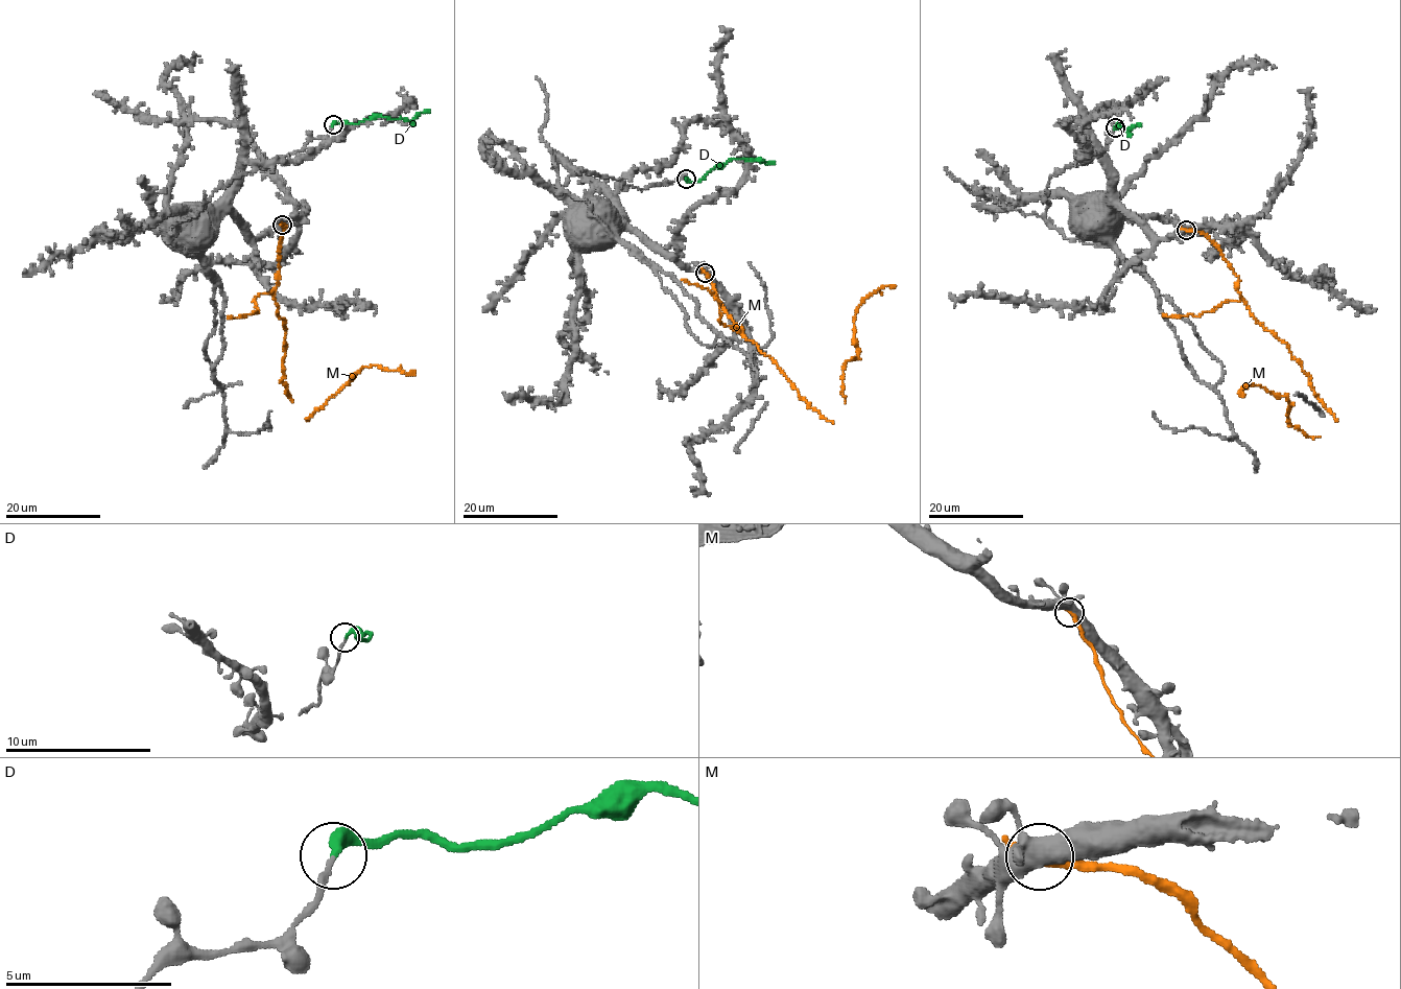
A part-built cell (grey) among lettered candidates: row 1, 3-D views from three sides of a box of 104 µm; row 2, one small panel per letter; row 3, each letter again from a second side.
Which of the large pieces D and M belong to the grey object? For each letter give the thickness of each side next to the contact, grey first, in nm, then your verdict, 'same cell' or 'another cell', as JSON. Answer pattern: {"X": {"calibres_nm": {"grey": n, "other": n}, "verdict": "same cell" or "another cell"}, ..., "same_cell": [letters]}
{"D": {"calibres_nm": {"grey": 180, "other": 360}, "verdict": "same cell"}, "M": {"calibres_nm": {"grey": 480, "other": 200}, "verdict": "another cell"}, "same_cell": ["D"]}

